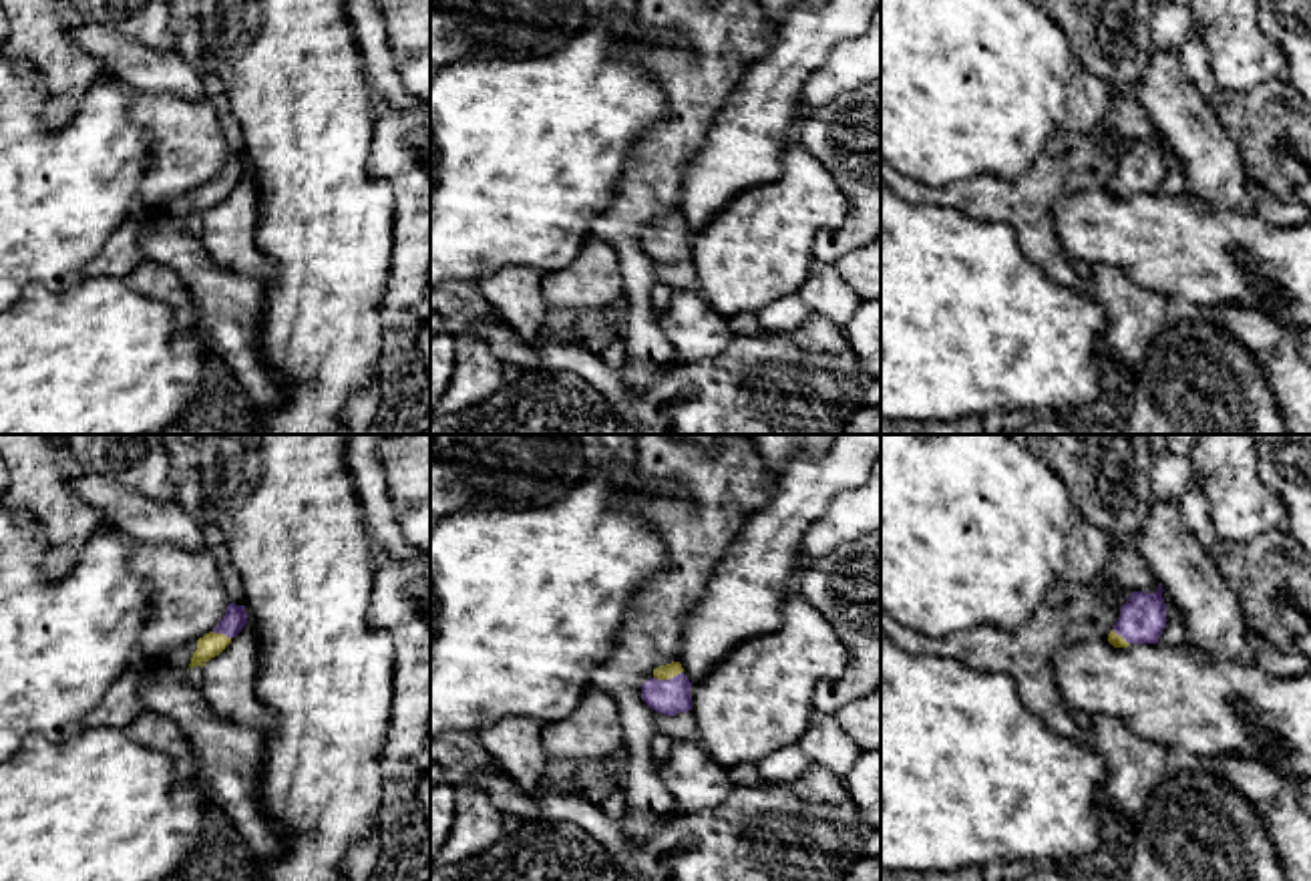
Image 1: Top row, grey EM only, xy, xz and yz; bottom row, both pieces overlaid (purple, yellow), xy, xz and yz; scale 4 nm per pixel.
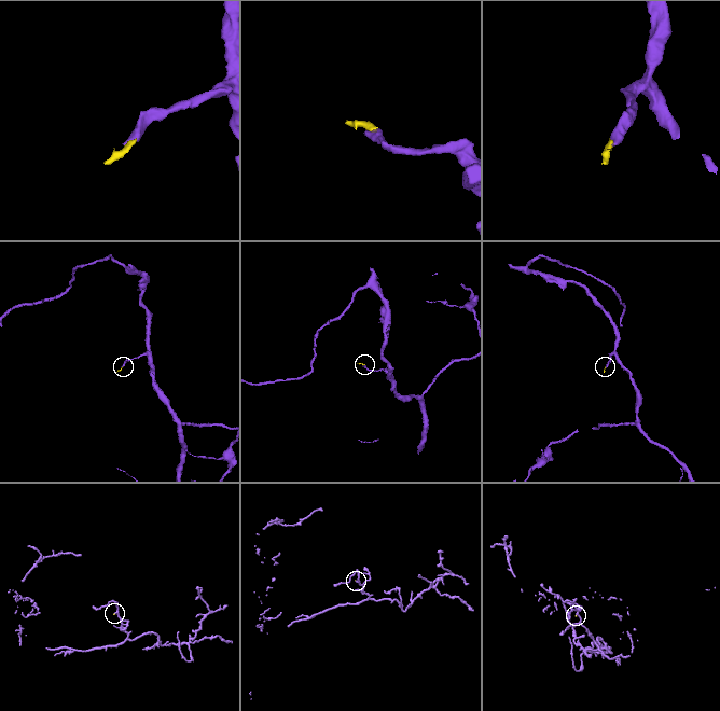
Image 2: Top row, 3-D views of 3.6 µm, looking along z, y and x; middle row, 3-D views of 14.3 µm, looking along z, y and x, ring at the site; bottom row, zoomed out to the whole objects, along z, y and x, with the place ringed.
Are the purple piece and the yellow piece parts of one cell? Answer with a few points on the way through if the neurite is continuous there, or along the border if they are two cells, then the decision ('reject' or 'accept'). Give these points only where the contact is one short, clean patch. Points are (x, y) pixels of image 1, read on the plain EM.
way xz (668, 246), (670, 228), (664, 222); accept

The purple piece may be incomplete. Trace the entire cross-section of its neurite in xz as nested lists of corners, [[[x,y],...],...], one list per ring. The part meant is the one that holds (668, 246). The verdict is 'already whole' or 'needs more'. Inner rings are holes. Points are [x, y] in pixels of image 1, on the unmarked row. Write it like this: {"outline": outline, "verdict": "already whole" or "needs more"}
{"outline": [[[680,211],[653,219],[653,227],[641,233],[643,251],[662,263],[674,266],[692,259],[692,231]]], "verdict": "needs more"}

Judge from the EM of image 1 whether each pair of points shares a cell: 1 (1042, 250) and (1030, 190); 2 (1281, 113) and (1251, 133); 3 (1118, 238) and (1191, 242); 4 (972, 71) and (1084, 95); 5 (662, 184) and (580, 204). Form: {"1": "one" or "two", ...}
{"1": "one", "2": "one", "3": "one", "4": "two", "5": "two"}

